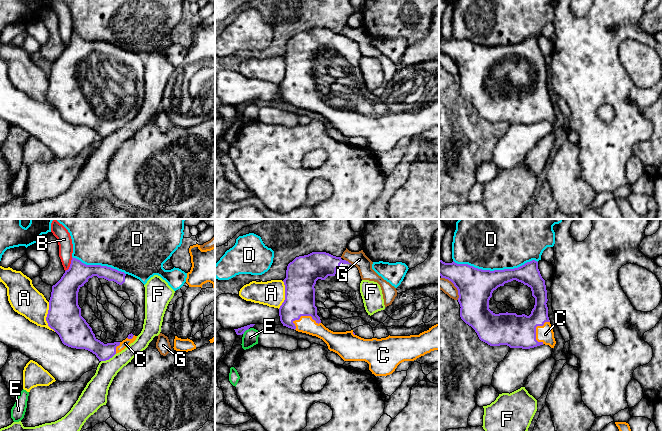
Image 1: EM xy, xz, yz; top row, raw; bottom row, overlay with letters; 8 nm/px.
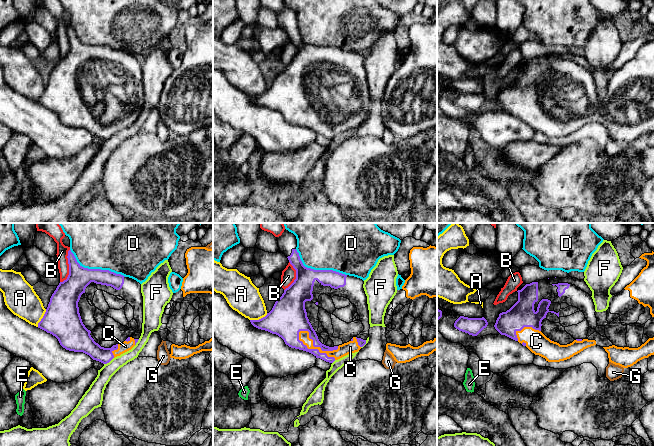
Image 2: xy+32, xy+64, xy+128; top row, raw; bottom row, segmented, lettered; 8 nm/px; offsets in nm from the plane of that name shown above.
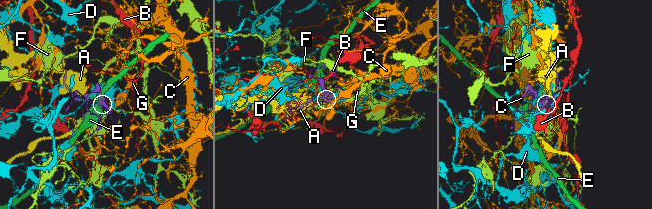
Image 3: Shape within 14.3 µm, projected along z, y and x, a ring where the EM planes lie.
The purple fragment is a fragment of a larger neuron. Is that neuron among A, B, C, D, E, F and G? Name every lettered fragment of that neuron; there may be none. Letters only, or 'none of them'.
C

